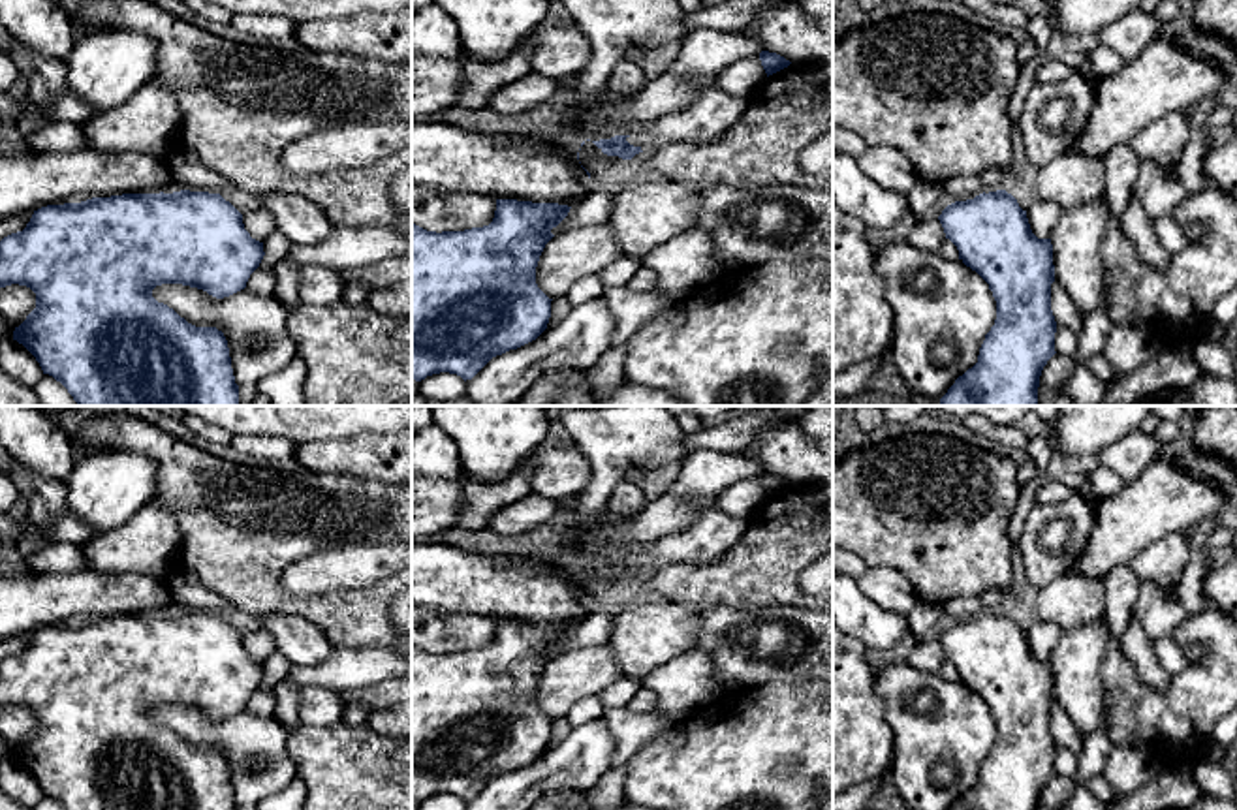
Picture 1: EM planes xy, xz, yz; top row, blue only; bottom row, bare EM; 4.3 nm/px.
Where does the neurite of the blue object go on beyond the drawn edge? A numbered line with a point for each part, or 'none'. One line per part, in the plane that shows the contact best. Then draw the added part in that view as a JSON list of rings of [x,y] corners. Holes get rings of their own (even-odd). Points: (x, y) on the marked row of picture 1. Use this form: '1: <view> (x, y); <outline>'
none

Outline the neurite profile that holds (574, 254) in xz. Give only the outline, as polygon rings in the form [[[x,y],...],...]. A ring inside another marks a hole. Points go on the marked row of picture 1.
[[[609,222],[556,233],[543,248],[536,284],[549,297],[566,297],[570,288],[622,256]]]

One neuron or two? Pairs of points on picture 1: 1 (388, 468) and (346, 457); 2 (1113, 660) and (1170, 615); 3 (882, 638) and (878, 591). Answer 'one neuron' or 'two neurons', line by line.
1: one neuron
2: two neurons
3: two neurons

